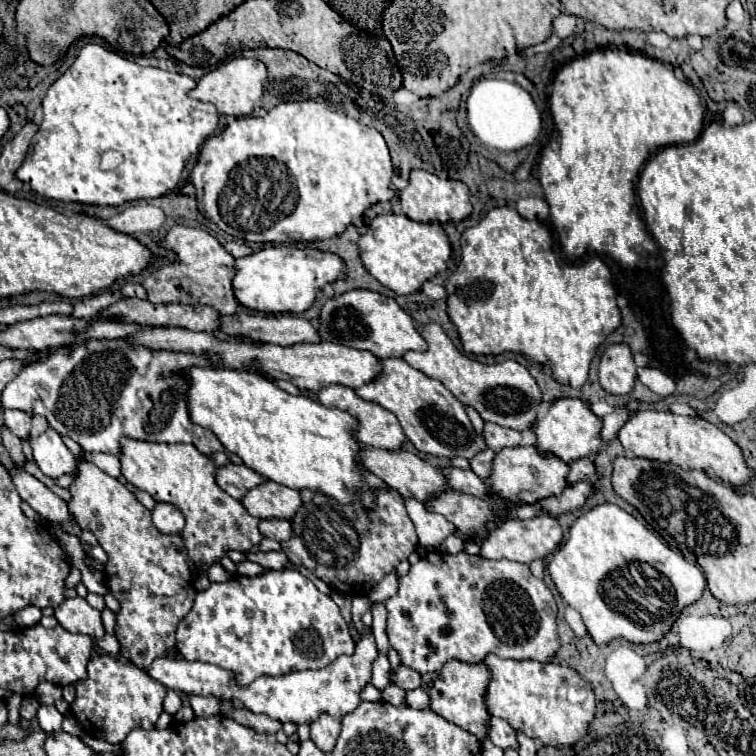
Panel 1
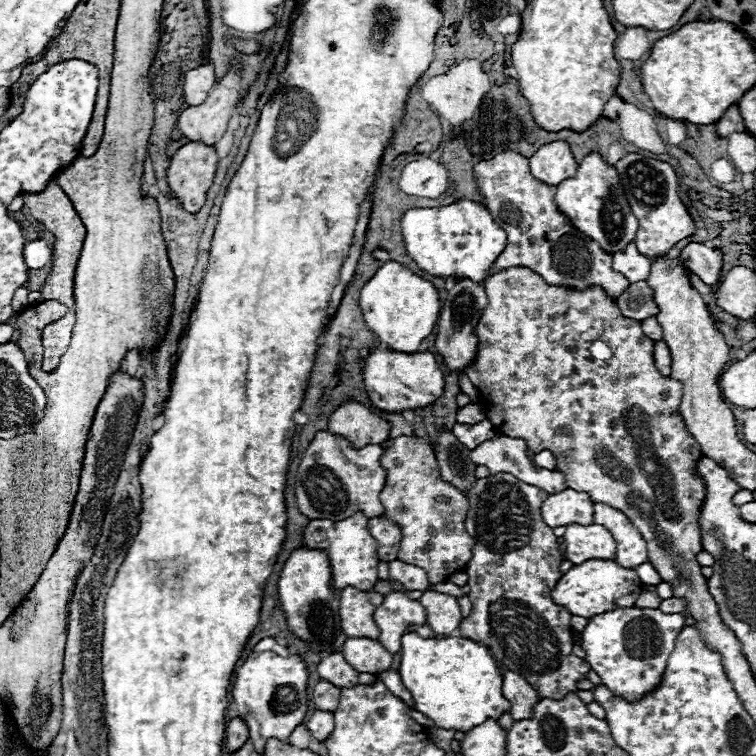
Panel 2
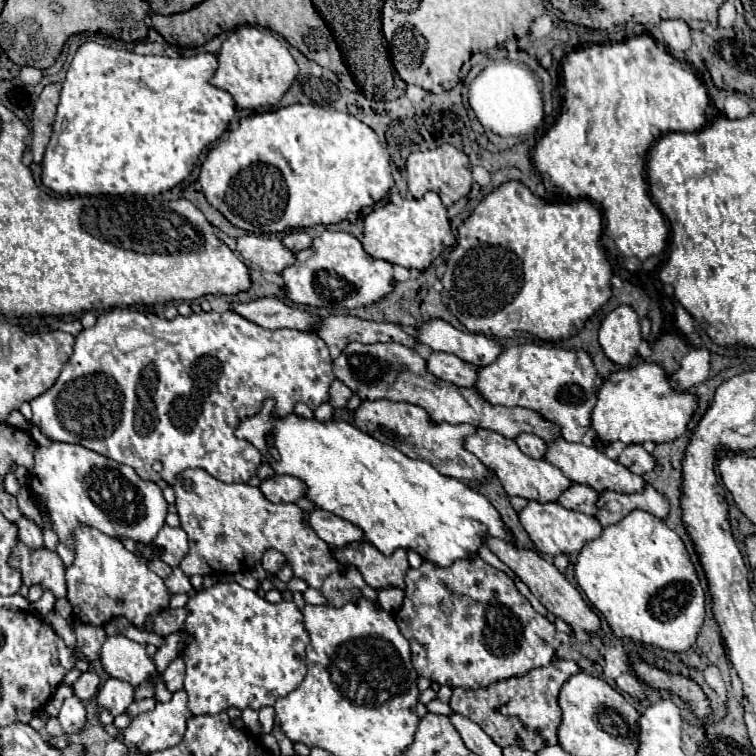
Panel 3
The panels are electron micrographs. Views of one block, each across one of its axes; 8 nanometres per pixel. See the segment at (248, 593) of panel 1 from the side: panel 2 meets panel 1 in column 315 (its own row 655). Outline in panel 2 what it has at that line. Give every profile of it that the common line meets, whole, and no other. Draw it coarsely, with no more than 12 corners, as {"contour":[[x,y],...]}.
{"contour":[[618,608],[588,620],[584,662],[616,696],[654,692],[682,614]]}

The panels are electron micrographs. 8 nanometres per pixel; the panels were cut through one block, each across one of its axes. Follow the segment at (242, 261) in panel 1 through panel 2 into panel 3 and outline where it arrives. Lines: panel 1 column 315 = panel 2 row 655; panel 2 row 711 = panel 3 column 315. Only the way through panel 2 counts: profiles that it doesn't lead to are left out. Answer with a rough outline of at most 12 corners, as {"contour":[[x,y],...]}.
{"contour":[[324,230],[282,274],[314,308],[370,306],[392,264],[348,232]]}

